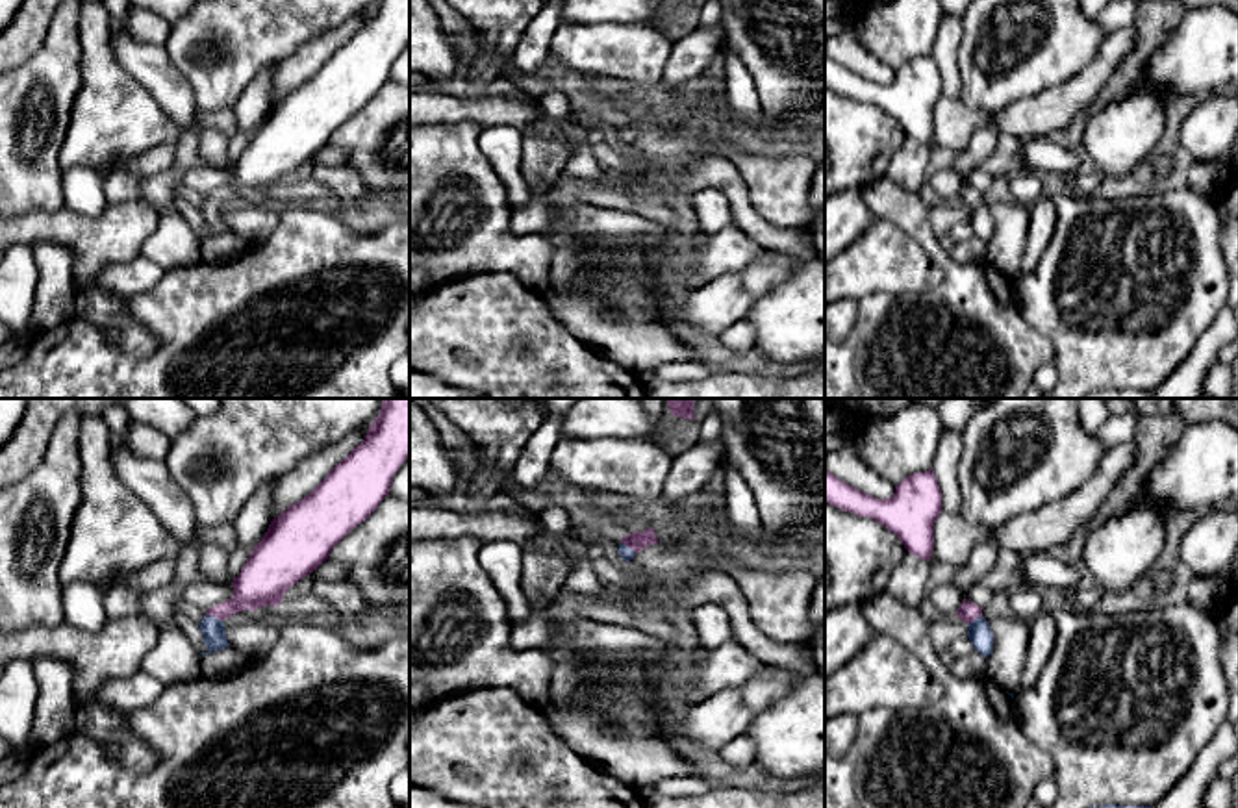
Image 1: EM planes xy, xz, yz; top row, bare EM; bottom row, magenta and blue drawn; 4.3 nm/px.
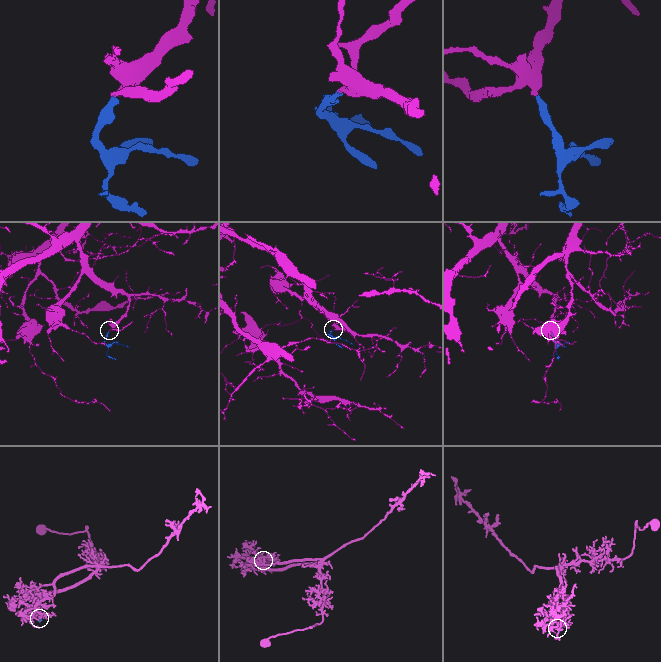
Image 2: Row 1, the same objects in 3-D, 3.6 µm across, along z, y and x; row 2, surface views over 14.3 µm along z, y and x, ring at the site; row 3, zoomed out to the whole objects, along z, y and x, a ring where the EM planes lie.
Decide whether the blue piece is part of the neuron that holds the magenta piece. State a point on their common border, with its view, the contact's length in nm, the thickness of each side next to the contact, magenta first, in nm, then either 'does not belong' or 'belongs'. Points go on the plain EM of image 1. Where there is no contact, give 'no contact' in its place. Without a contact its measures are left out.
xy (214, 201) | 80 nm | 200/100 nm | belongs

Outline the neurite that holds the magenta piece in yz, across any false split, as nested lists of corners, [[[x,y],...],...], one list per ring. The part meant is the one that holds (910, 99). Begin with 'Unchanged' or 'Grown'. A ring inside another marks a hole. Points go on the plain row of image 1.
Unchanged. [[[932,54],[895,70],[891,83],[875,83],[825,56],[825,87],[871,102],[893,117],[914,141],[930,146],[934,107],[941,98],[941,74]]]

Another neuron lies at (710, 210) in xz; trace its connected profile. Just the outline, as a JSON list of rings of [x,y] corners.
[[[721,189],[695,191],[684,206],[701,232],[717,232],[732,222],[732,208]]]

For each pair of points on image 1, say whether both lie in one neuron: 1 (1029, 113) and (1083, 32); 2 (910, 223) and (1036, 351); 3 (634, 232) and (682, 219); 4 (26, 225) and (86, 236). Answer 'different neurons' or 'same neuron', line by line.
1: different neurons
2: same neuron
3: different neurons
4: same neuron

